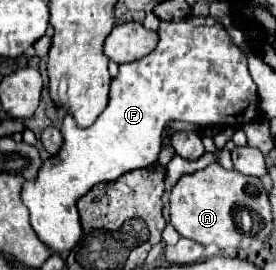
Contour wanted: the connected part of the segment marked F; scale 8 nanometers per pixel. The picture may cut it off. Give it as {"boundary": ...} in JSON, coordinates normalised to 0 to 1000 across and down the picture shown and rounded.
{"boundary":[[[692,59],[656,81],[583,81],[569,178],[475,237],[431,237],[431,281],[402,296],[395,385],[322,474],[272,467],[257,422],[228,437],[228,548],[214,570],[156,600],[156,630],[127,674],[91,674],[83,756],[112,785],[112,837],[141,881],[207,941],[257,926],[293,881],[293,830],[279,785],[286,726],[315,719],[344,681],[431,659],[446,637],[525,622],[569,600],[583,556],[583,496],[612,444],[692,452],[707,467],[801,467],[830,430],[866,430],[895,415],[895,452],[931,437],[938,415],[938,341],[895,259],[895,200],[830,141],[808,89],[772,67]]]}

